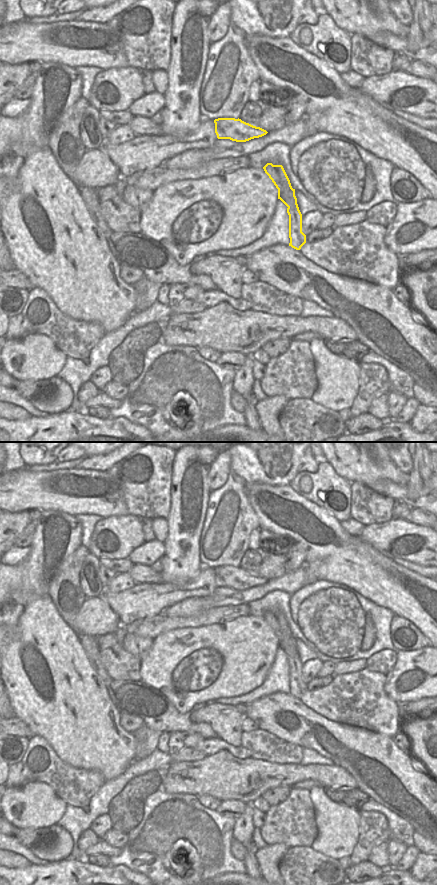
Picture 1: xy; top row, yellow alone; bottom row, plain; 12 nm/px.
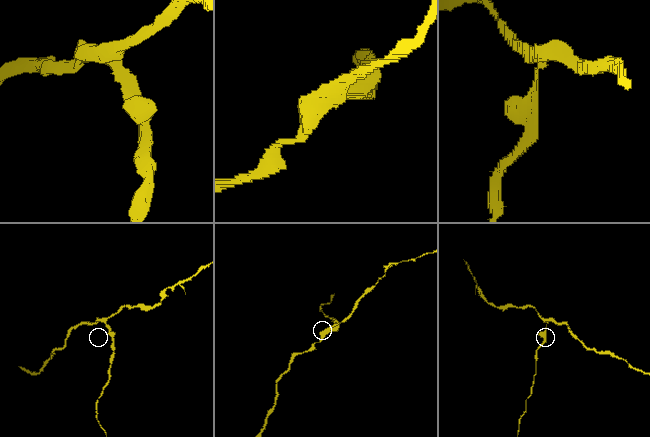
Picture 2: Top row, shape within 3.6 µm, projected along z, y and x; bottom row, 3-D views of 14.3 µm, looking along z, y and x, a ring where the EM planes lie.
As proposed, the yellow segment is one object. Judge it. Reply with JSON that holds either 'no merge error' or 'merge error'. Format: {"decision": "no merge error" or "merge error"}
{"decision": "merge error"}

